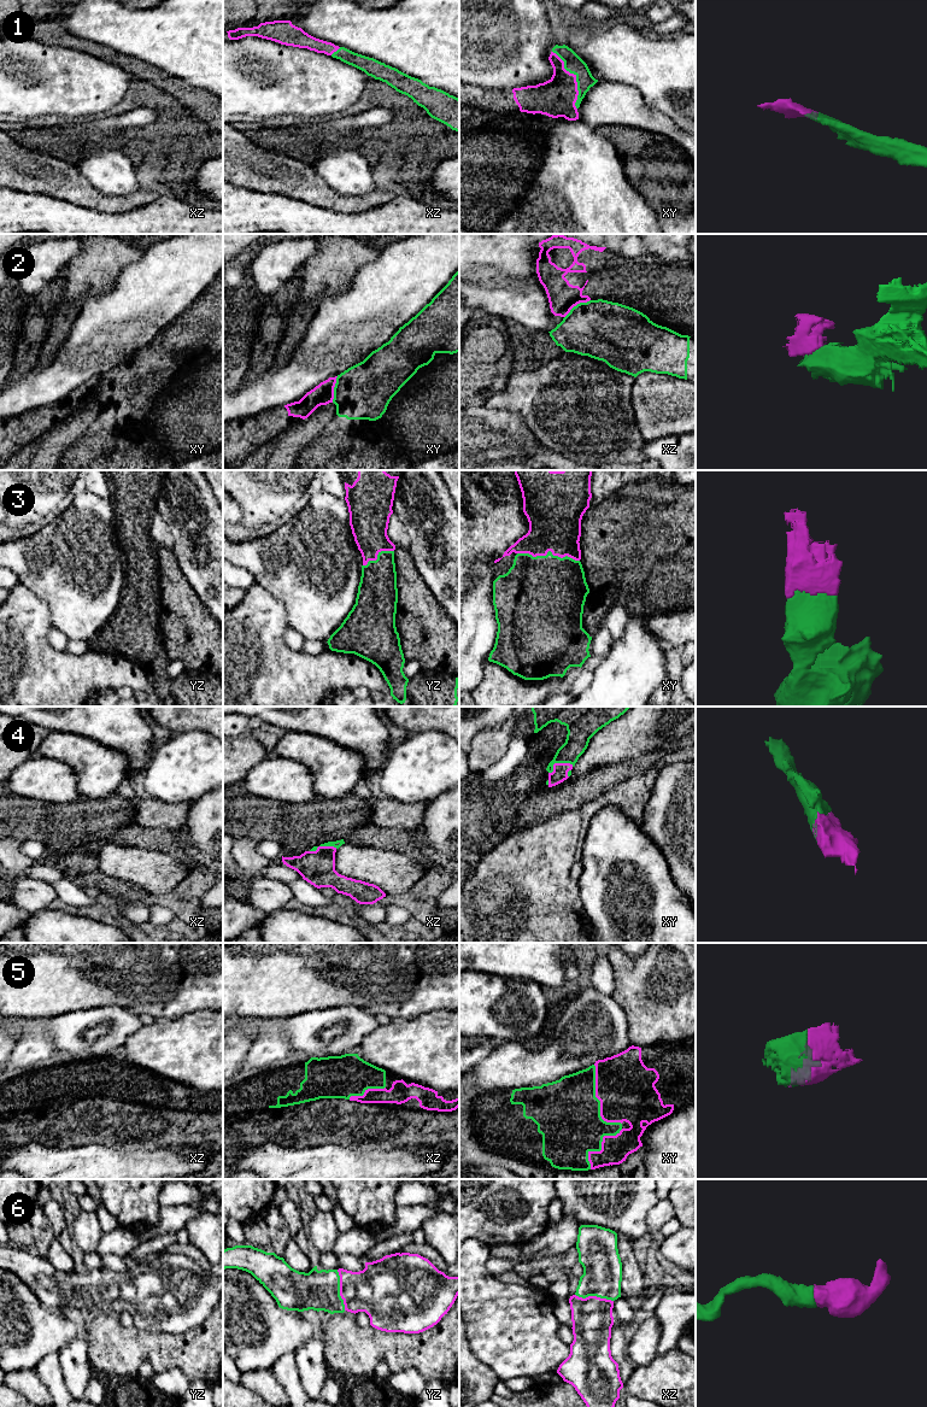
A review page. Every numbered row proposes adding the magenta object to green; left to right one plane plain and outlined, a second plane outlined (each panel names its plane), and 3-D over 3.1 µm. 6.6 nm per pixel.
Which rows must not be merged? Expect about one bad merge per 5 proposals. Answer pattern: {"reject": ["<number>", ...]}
{"reject": ["2"]}

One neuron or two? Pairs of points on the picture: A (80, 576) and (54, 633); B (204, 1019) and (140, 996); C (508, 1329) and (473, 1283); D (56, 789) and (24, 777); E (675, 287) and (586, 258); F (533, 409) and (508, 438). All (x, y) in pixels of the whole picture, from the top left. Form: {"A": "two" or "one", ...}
{"A": "two", "B": "two", "C": "one", "D": "one", "E": "one", "F": "two"}

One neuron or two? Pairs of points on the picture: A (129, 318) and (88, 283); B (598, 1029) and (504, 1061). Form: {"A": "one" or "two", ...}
{"A": "two", "B": "one"}

